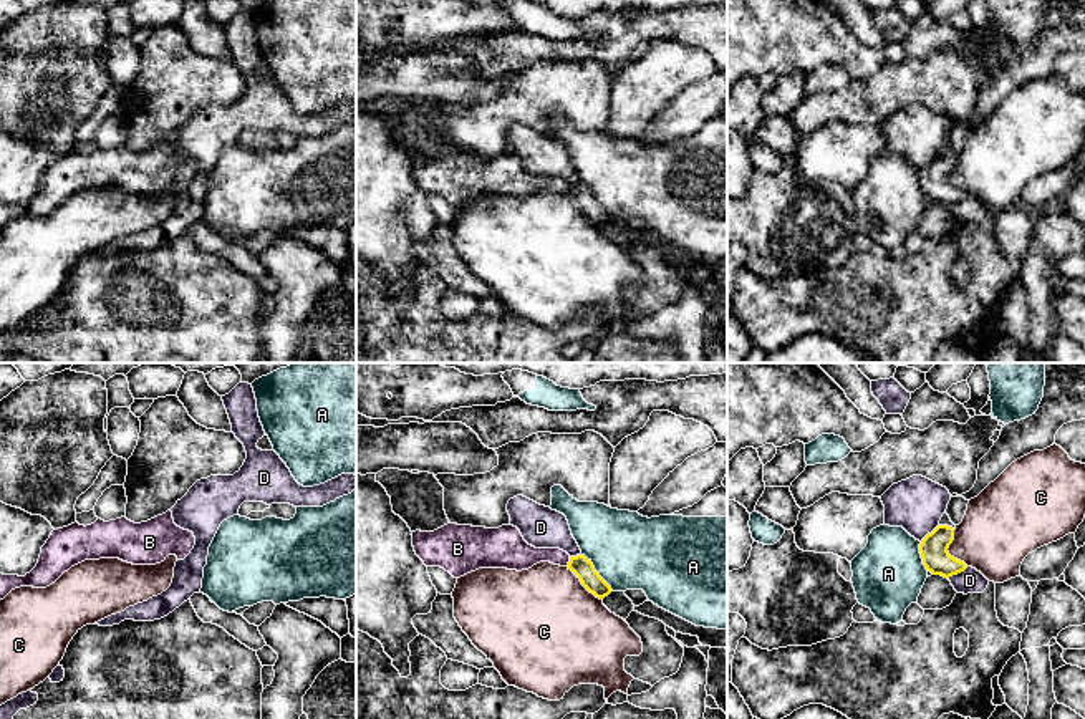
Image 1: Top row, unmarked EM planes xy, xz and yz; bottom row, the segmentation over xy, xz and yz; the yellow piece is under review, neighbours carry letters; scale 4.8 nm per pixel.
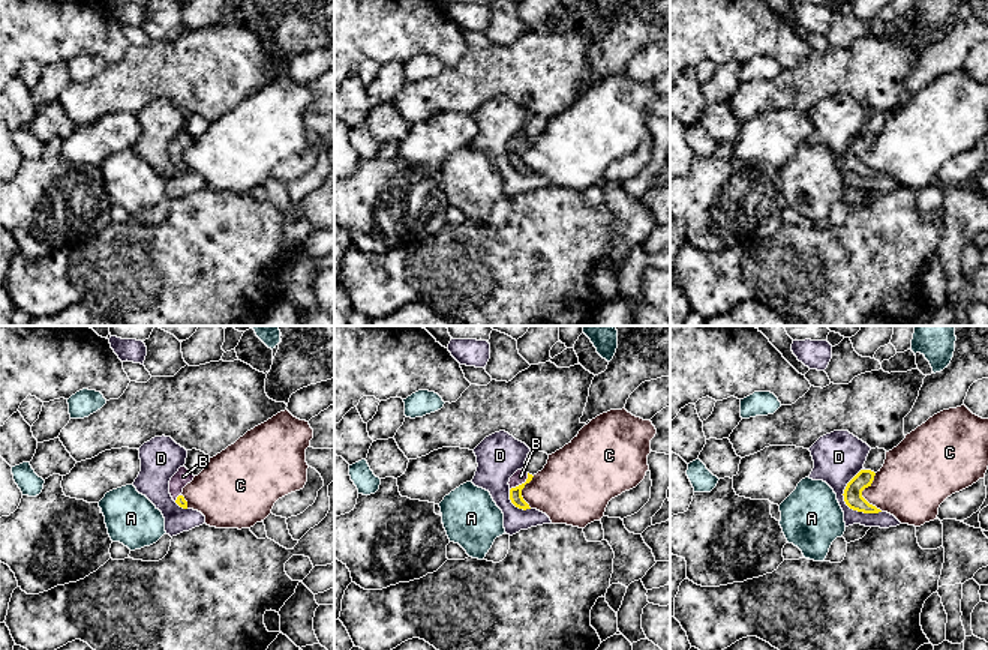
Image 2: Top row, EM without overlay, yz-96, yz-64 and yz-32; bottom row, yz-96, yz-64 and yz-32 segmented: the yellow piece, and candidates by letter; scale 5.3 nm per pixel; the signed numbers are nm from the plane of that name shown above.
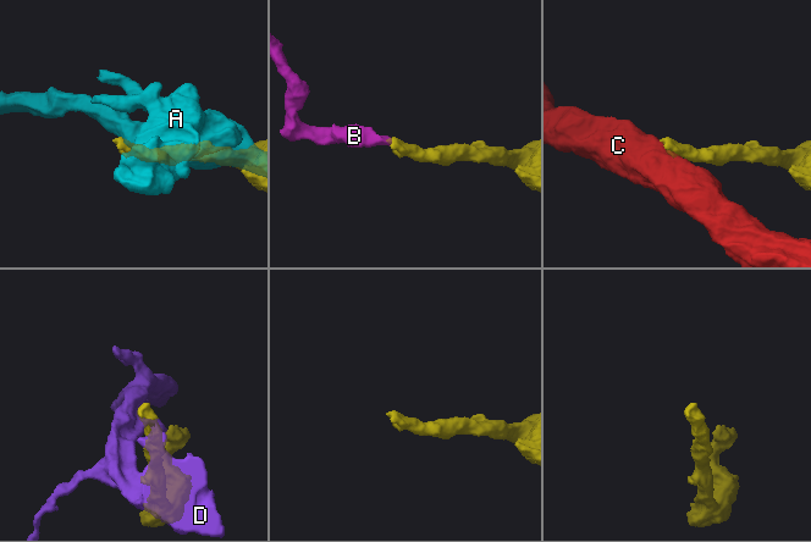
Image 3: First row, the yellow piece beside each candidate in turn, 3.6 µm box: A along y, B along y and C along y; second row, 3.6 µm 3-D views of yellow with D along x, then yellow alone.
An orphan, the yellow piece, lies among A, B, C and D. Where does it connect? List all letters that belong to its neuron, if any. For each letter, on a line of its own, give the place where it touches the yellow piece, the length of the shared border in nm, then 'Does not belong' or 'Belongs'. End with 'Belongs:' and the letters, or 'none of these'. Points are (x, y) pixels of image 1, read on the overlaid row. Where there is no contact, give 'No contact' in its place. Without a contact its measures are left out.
A: Touches yellow at xz (597, 572). Shared border 240 nm. Does not belong
B: Touches yellow at xz (569, 562). Shared border 50 nm. Belongs
C: Touches yellow at yz (948, 552). Shared border 190 nm. Does not belong
D: Touches yellow at yz (958, 572). Shared border 120 nm. Does not belong
Belongs: B

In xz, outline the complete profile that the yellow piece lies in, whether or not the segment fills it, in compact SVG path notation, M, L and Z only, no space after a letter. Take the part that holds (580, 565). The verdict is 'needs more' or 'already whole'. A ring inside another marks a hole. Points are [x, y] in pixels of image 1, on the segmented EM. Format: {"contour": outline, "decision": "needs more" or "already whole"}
{"contour": "M447 524L434 532L416 530L412 547L426 567L441 567L454 578L479 568L528 570L540 562L567 567L581 585L603 600L613 590L585 555L528 545L514 525L499 528Z", "decision": "needs more"}

